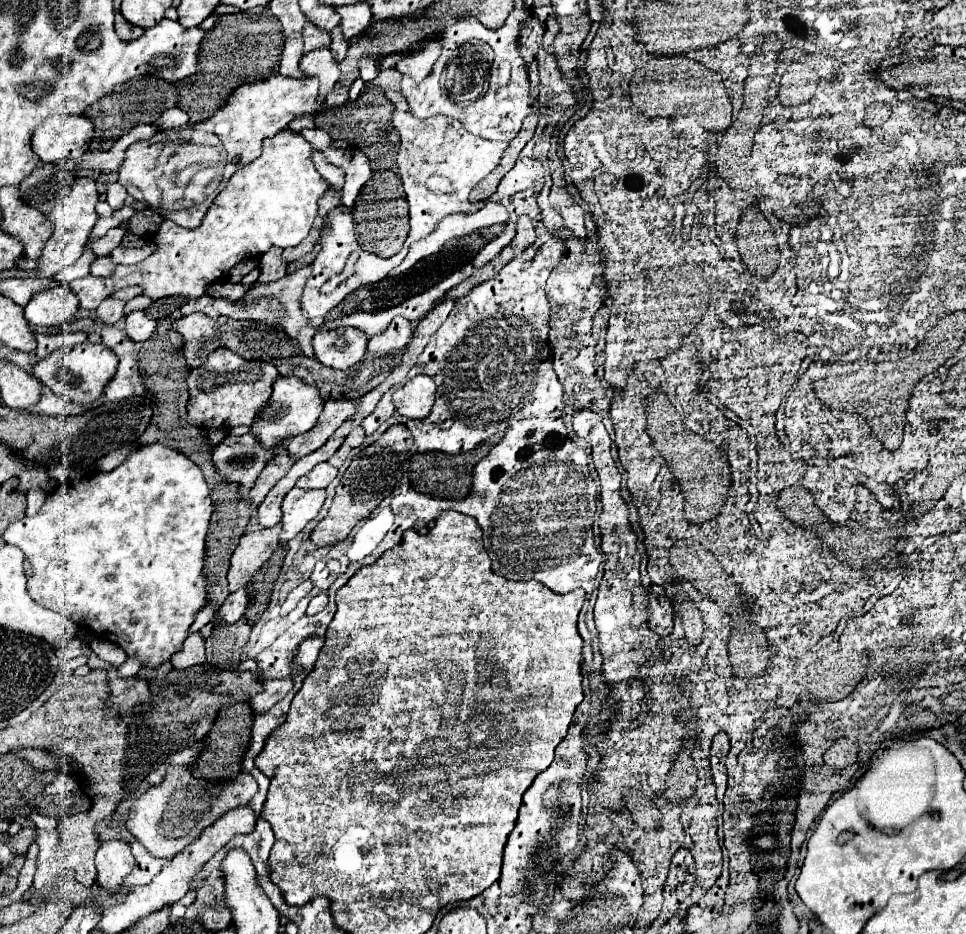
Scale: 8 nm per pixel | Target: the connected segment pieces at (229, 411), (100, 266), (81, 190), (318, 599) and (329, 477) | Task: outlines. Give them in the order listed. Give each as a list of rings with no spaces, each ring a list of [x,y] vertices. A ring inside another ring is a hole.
[[[216,350],[208,356],[208,360],[200,368],[194,368],[190,372],[188,380],[186,380],[189,390],[188,420],[194,426],[200,426],[200,428],[206,428],[206,430],[210,430],[210,428],[232,428],[232,426],[238,426],[238,424],[250,426],[260,416],[262,408],[268,404],[270,394],[272,394],[272,384],[274,384],[276,378],[278,378],[278,370],[270,362],[244,360],[236,352]]]
[[[110,256],[98,257],[90,267],[90,274],[96,277],[109,276],[116,267]]]
[[[78,178],[76,180],[76,184],[72,186],[72,192],[70,192],[70,196],[66,196],[66,198],[60,198],[58,200],[58,204],[56,204],[56,208],[50,212],[50,220],[54,222],[54,234],[50,236],[50,240],[46,242],[46,246],[44,246],[44,252],[42,252],[42,258],[38,260],[38,264],[40,264],[40,268],[38,268],[38,272],[42,274],[42,276],[54,276],[58,270],[62,270],[64,266],[70,266],[70,264],[74,264],[80,256],[82,256],[82,252],[84,252],[84,244],[86,244],[86,240],[88,240],[88,236],[90,236],[90,230],[94,228],[94,224],[96,224],[96,220],[98,218],[92,218],[92,200],[88,200],[88,182],[84,184],[86,180],[82,180],[82,178]]]
[[[318,594],[318,596],[314,596],[314,598],[310,600],[308,610],[306,610],[306,616],[314,616],[314,614],[322,612],[326,606],[328,606],[328,596],[326,596],[326,594]]]
[[[322,462],[322,464],[318,464],[310,474],[302,476],[302,478],[296,482],[296,486],[306,488],[306,490],[310,490],[310,488],[326,488],[336,476],[338,476],[338,470],[336,470],[334,466],[330,466],[328,462]]]

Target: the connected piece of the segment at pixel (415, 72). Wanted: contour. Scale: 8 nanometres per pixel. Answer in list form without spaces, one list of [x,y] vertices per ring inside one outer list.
[[[430,42],[424,50],[418,50],[418,52],[412,52],[410,56],[406,56],[404,60],[400,60],[396,64],[396,68],[406,74],[406,76],[412,76],[416,82],[422,82],[428,72],[432,70],[434,62],[438,60],[440,56],[440,44],[438,42]]]

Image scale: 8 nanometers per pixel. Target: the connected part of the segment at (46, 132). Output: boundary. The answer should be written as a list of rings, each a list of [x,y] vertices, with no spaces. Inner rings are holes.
[[[56,114],[44,120],[32,136],[32,148],[44,162],[80,158],[94,138],[94,124],[86,116]]]

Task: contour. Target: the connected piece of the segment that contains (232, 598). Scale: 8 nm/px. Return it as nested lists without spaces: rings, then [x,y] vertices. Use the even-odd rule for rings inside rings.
[[[240,588],[238,592],[232,592],[232,594],[226,598],[226,602],[220,606],[218,614],[220,614],[220,618],[222,618],[226,624],[234,624],[234,622],[238,622],[238,620],[244,616],[246,604],[248,604],[246,590]]]

